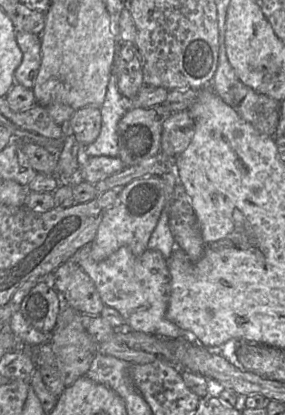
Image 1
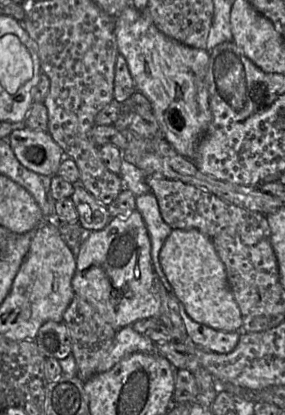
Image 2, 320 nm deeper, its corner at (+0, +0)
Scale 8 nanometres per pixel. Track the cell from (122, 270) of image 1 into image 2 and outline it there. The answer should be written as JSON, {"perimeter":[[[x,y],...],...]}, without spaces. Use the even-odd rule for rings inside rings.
{"perimeter":[[[171,293],[170,307],[179,314],[189,338],[201,349],[219,354],[227,354],[235,349],[240,332],[224,332],[215,330],[192,320],[183,304]]]}

